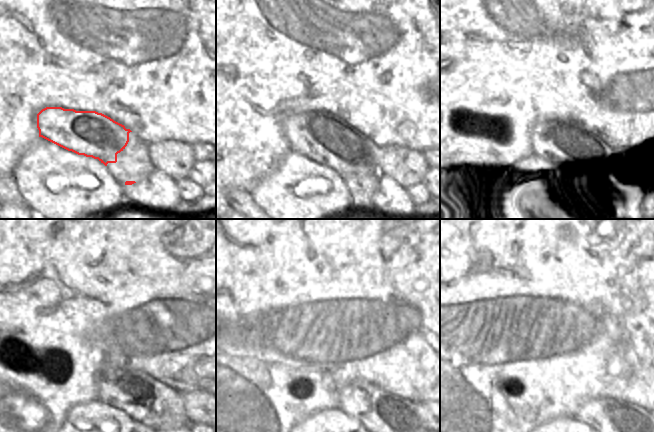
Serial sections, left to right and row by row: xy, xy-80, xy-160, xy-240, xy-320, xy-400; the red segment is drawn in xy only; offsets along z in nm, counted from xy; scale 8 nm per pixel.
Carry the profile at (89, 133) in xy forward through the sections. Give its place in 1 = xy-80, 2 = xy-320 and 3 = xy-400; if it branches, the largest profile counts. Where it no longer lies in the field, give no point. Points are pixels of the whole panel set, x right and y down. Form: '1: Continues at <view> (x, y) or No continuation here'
1: Continues at xy-80 (324, 138)
2: Continues at xy-320 (387, 415)
3: Continues at xy-400 (617, 422).

